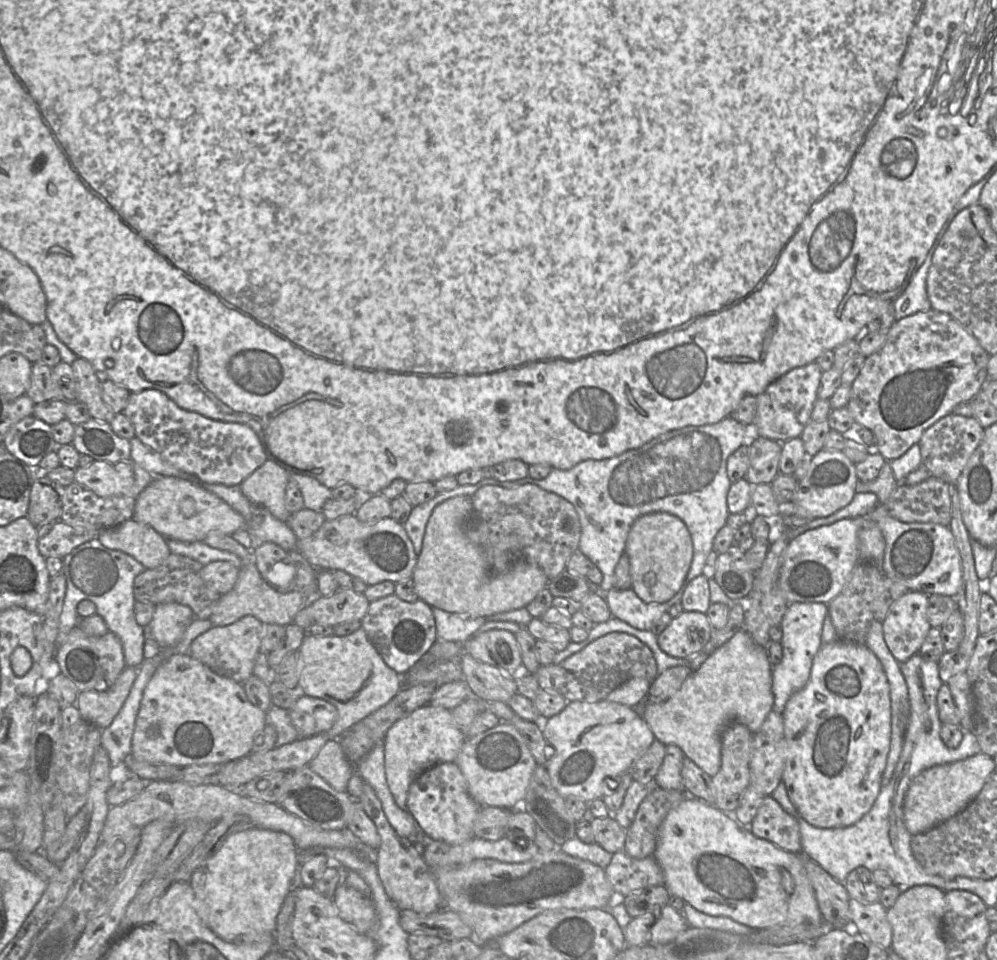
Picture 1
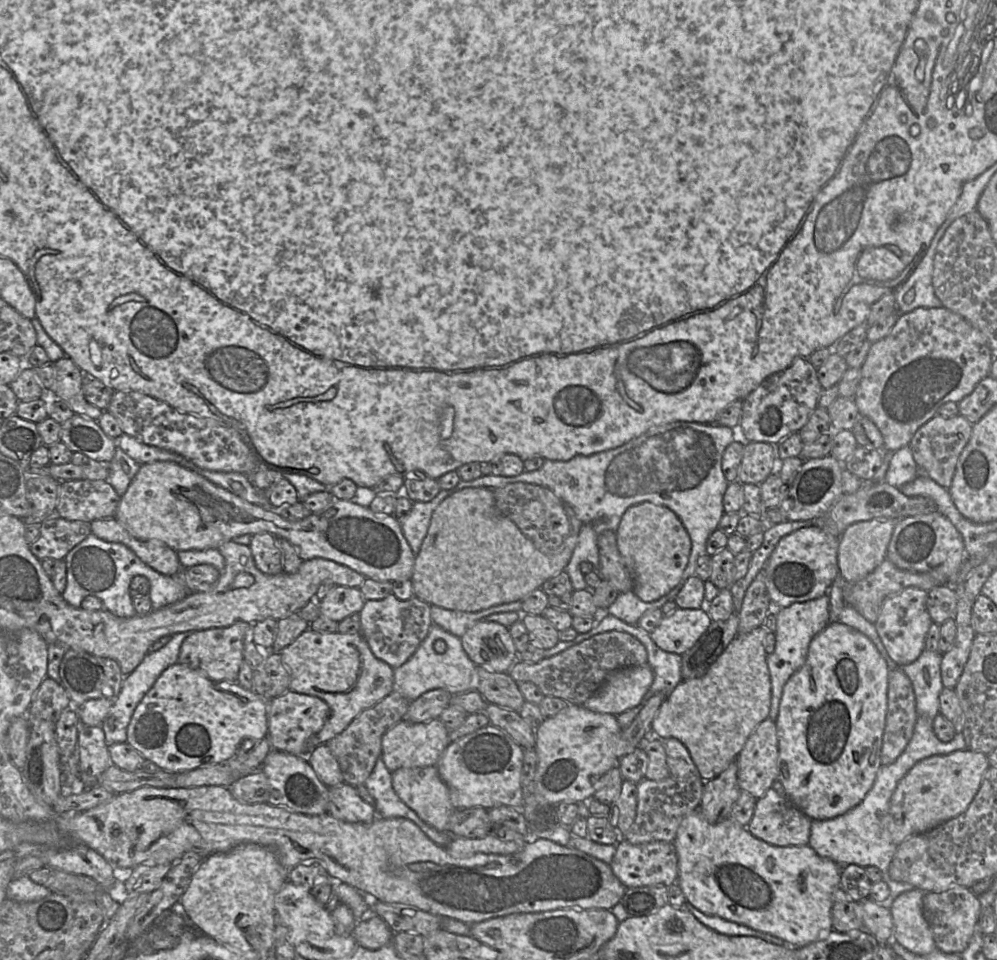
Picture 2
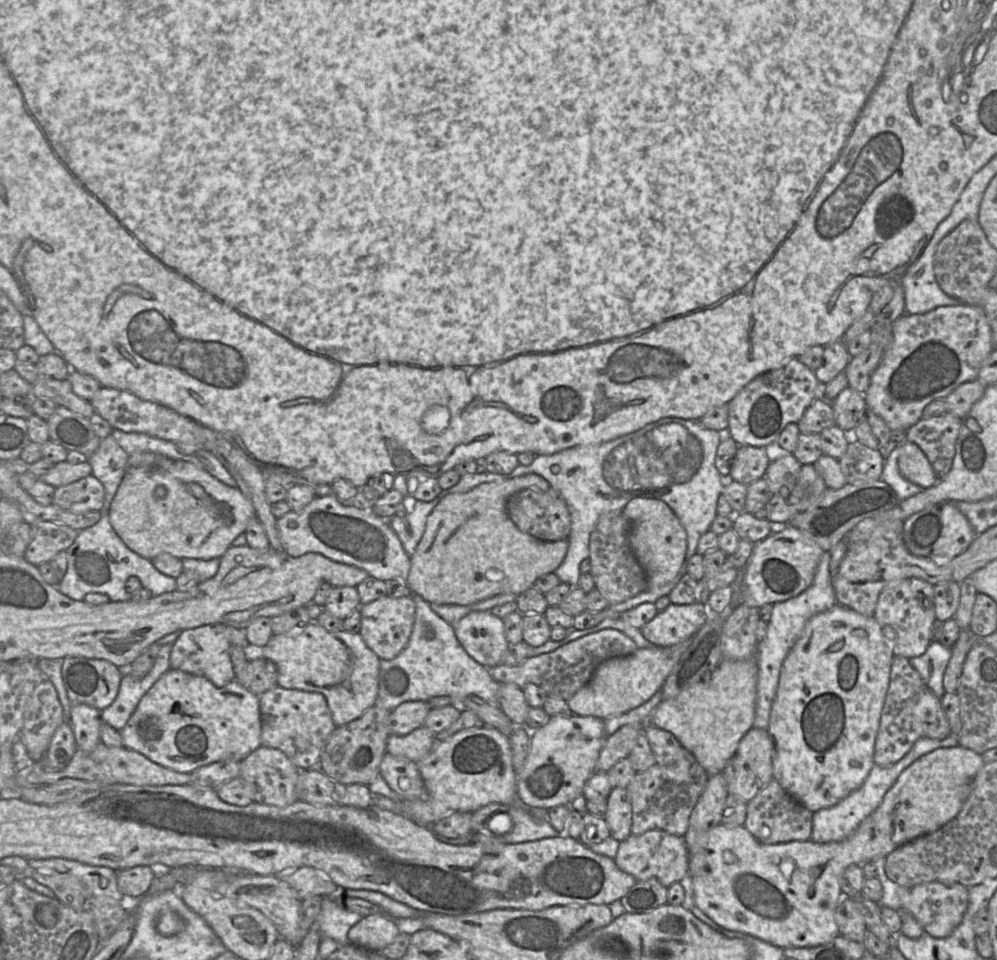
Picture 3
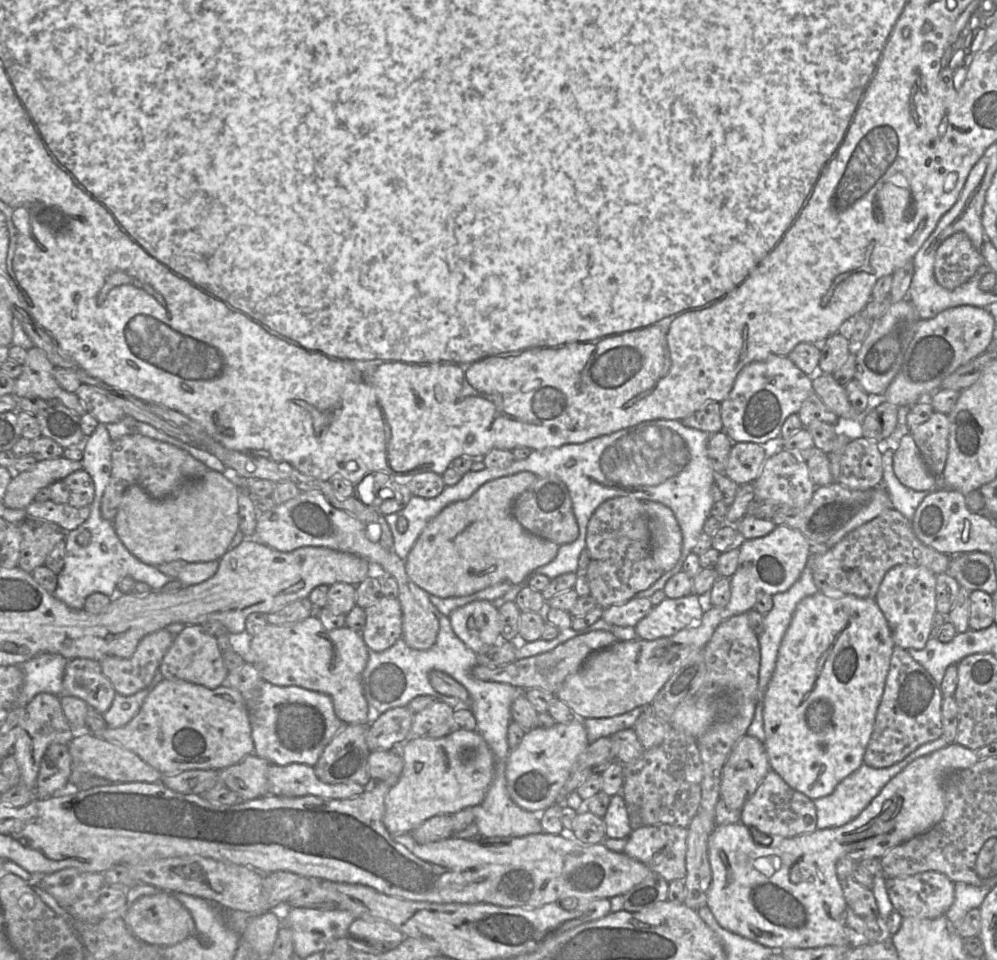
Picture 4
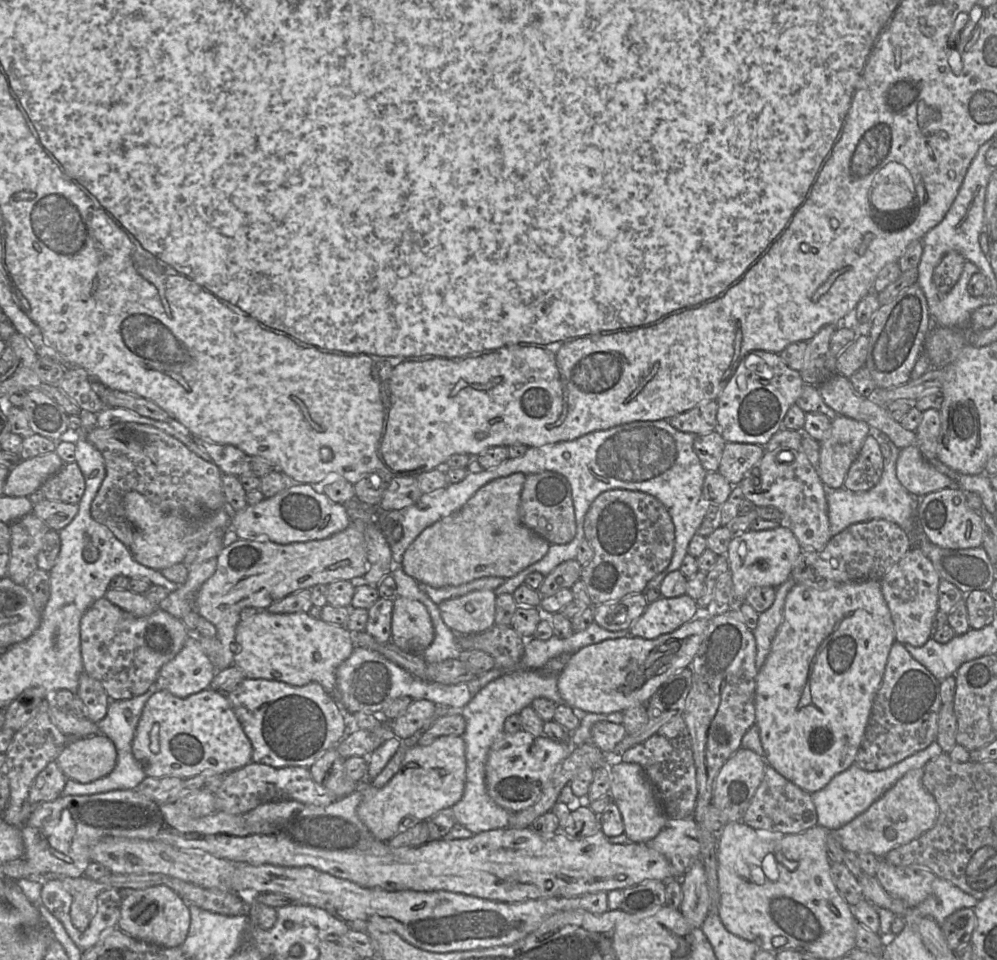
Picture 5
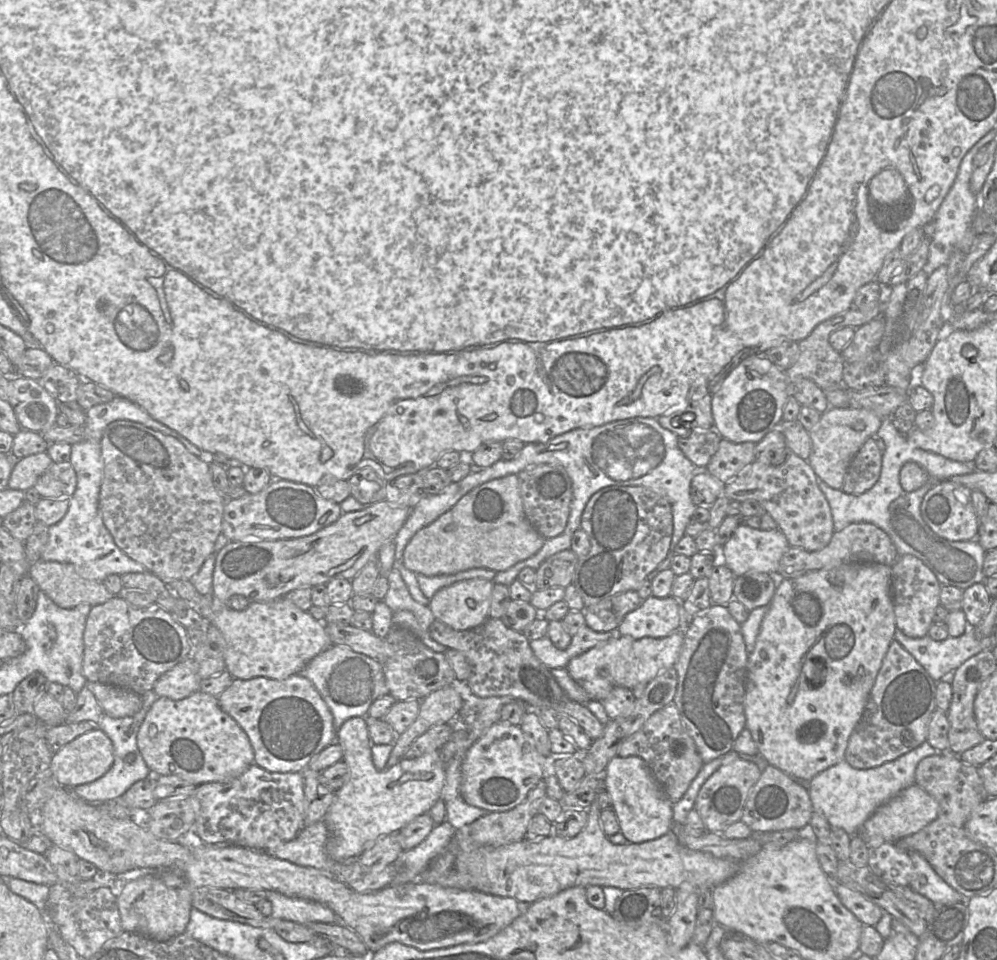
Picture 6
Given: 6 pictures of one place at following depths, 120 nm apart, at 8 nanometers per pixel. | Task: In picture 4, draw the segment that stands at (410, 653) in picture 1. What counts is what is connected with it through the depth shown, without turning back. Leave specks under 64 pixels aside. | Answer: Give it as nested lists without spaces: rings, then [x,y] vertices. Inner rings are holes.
[[[384,595],[365,609],[366,623],[361,636],[368,649],[372,652],[382,652],[390,648],[402,638],[402,608],[399,600],[389,599]]]

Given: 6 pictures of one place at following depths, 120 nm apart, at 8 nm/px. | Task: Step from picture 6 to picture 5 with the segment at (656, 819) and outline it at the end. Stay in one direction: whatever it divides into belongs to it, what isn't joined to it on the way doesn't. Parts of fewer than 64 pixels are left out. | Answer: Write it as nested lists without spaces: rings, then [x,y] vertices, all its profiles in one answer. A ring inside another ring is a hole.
[[[610,761],[610,795],[618,806],[624,823],[624,834],[633,843],[645,843],[656,837],[664,828],[666,816],[659,795],[647,778],[643,768],[637,763]]]

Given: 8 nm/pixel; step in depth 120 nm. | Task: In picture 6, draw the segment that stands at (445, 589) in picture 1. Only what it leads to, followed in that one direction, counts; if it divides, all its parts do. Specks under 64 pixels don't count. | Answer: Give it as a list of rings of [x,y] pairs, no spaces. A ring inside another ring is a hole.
[[[511,474],[474,488],[450,510],[420,529],[406,545],[401,562],[415,574],[429,577],[476,568],[502,572],[535,555],[545,540],[528,521],[518,475]]]

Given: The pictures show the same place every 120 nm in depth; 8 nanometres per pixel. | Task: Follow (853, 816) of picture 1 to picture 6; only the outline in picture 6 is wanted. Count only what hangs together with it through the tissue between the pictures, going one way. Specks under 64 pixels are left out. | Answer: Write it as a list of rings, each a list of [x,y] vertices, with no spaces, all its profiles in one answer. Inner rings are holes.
[[[846,563],[831,569],[811,571],[797,578],[781,580],[775,588],[768,612],[761,623],[755,647],[748,655],[744,701],[745,728],[750,731],[759,755],[770,766],[781,770],[798,781],[808,784],[820,772],[845,760],[849,737],[863,714],[883,659],[894,640],[894,634],[897,630],[892,600],[891,567],[875,563]]]

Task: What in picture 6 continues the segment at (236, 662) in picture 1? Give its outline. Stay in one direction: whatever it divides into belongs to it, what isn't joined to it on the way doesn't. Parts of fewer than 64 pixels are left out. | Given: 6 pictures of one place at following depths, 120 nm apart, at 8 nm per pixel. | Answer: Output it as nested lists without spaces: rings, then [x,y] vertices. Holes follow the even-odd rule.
[[[189,656],[163,673],[153,690],[158,696],[180,700],[199,690],[201,680],[195,661]]]

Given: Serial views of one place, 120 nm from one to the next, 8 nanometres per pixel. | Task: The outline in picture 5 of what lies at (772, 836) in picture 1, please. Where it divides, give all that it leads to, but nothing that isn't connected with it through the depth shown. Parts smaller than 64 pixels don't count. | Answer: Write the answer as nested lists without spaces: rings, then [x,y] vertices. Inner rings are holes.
[[[766,765],[763,780],[751,799],[742,822],[753,829],[799,834],[816,826],[818,819],[811,794]]]

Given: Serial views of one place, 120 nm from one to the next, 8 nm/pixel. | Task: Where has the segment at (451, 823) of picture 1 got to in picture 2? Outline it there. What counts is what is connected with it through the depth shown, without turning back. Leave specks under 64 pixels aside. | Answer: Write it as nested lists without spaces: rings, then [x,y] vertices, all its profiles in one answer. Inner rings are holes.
[[[436,766],[400,768],[391,773],[391,779],[395,793],[422,821],[439,832],[448,832],[449,819],[455,809]]]

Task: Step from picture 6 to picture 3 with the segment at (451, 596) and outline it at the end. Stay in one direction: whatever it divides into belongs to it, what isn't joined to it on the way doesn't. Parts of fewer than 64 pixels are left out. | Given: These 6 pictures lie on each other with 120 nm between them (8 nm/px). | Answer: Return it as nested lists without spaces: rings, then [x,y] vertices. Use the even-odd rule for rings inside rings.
[[[474,611],[453,626],[456,637],[465,651],[479,664],[493,668],[501,664],[509,643],[504,623],[491,611]]]

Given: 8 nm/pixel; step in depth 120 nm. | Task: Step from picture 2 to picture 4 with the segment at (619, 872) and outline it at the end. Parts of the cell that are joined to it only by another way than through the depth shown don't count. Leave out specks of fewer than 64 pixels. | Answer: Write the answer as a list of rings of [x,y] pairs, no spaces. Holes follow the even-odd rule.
[[[656,824],[632,830],[623,852],[645,864],[652,874],[658,874],[666,881],[683,880],[686,876],[686,849],[688,828]]]

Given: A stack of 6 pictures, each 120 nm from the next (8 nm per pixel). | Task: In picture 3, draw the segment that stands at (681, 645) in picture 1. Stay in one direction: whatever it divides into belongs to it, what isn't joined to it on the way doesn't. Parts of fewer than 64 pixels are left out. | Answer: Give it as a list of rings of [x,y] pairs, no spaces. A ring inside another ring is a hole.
[[[670,603],[667,608],[641,628],[646,640],[656,647],[670,647],[691,639],[706,623],[704,604],[678,605]]]

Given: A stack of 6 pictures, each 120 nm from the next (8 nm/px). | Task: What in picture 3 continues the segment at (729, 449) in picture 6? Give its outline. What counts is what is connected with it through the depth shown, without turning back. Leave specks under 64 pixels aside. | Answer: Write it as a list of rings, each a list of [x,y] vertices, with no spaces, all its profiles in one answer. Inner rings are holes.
[[[739,446],[730,470],[731,479],[749,485],[765,477],[773,451],[774,446]]]

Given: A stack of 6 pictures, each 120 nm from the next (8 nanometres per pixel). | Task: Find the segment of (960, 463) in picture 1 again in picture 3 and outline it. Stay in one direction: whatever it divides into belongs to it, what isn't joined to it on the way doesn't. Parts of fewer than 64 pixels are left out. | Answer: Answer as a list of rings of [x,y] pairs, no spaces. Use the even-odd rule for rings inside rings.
[[[946,412],[922,418],[906,431],[906,440],[922,450],[938,480],[942,480],[952,467],[962,422],[957,416]]]

